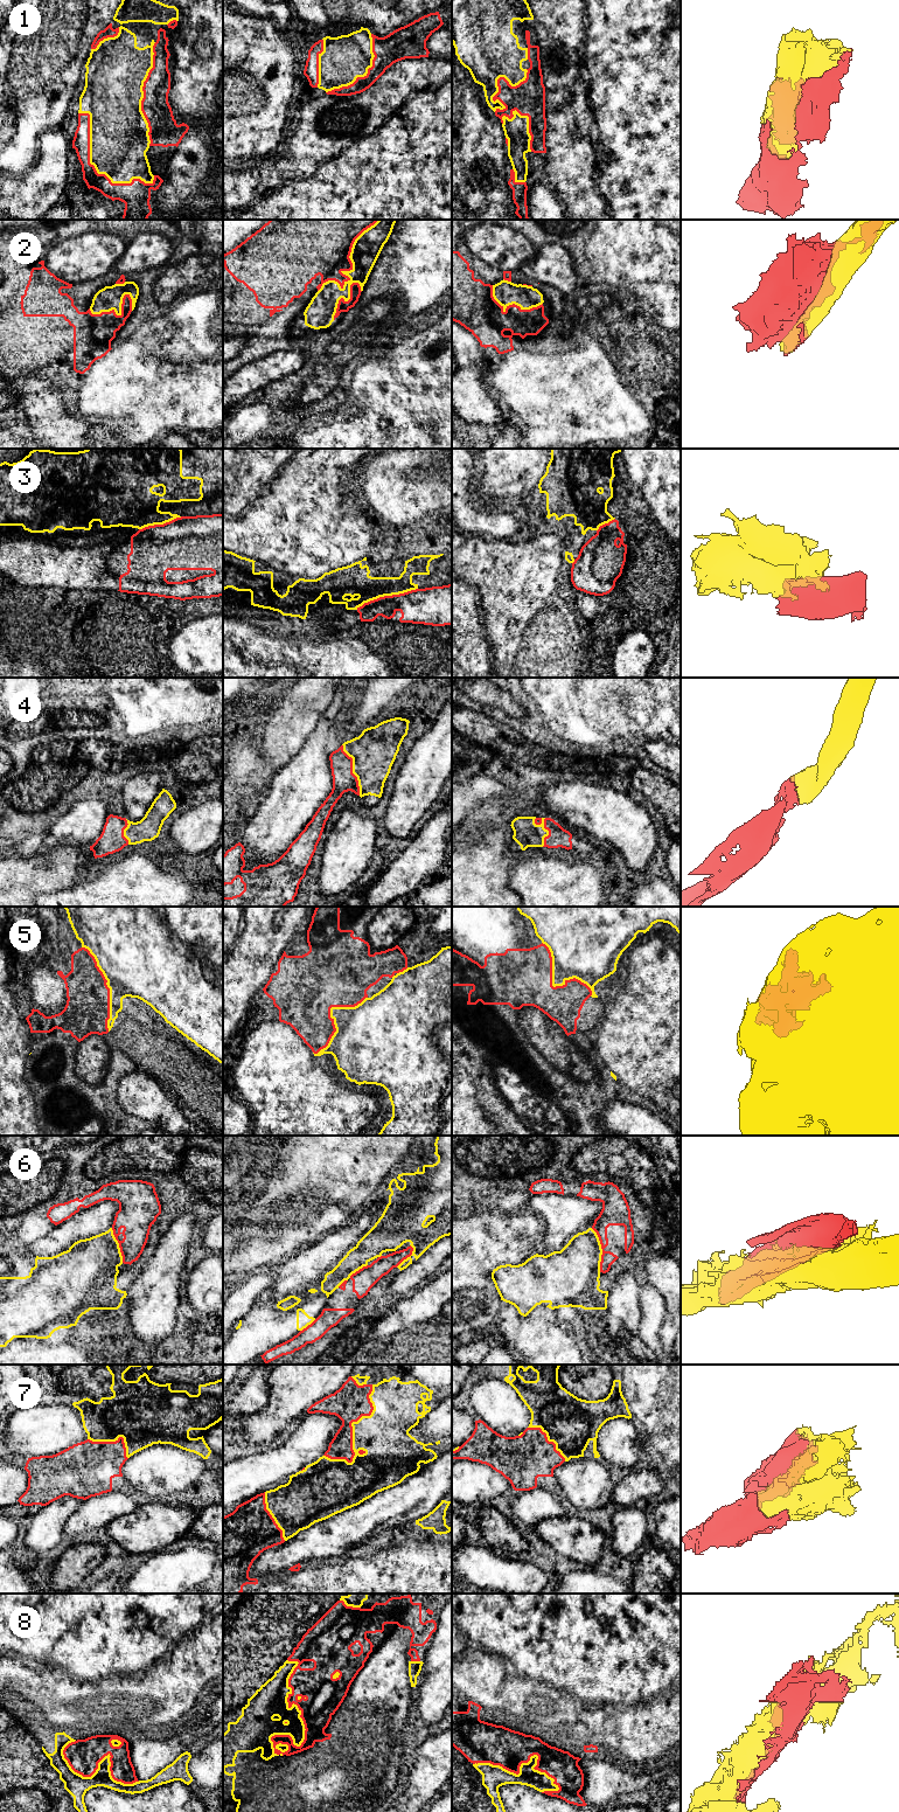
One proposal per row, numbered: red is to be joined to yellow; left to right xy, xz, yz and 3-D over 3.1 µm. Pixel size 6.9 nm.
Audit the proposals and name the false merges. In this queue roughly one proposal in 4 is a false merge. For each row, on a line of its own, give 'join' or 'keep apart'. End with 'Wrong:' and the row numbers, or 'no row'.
1: join
2: join
3: keep apart
4: join
5: keep apart
6: keep apart
7: join
8: join
Wrong: 3, 5, 6

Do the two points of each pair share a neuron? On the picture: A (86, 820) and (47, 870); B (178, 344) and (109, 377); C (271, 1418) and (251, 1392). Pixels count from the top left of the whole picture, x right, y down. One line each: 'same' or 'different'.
A: different
B: same
C: different

